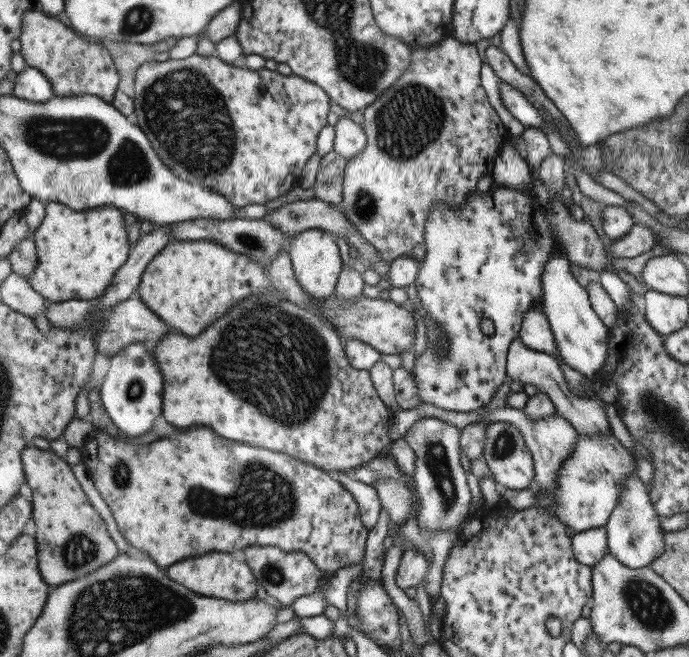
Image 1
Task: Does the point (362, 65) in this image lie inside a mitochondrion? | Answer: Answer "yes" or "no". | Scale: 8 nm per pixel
yes

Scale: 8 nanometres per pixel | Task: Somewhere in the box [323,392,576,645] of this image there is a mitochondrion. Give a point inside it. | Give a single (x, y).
(436, 458)

